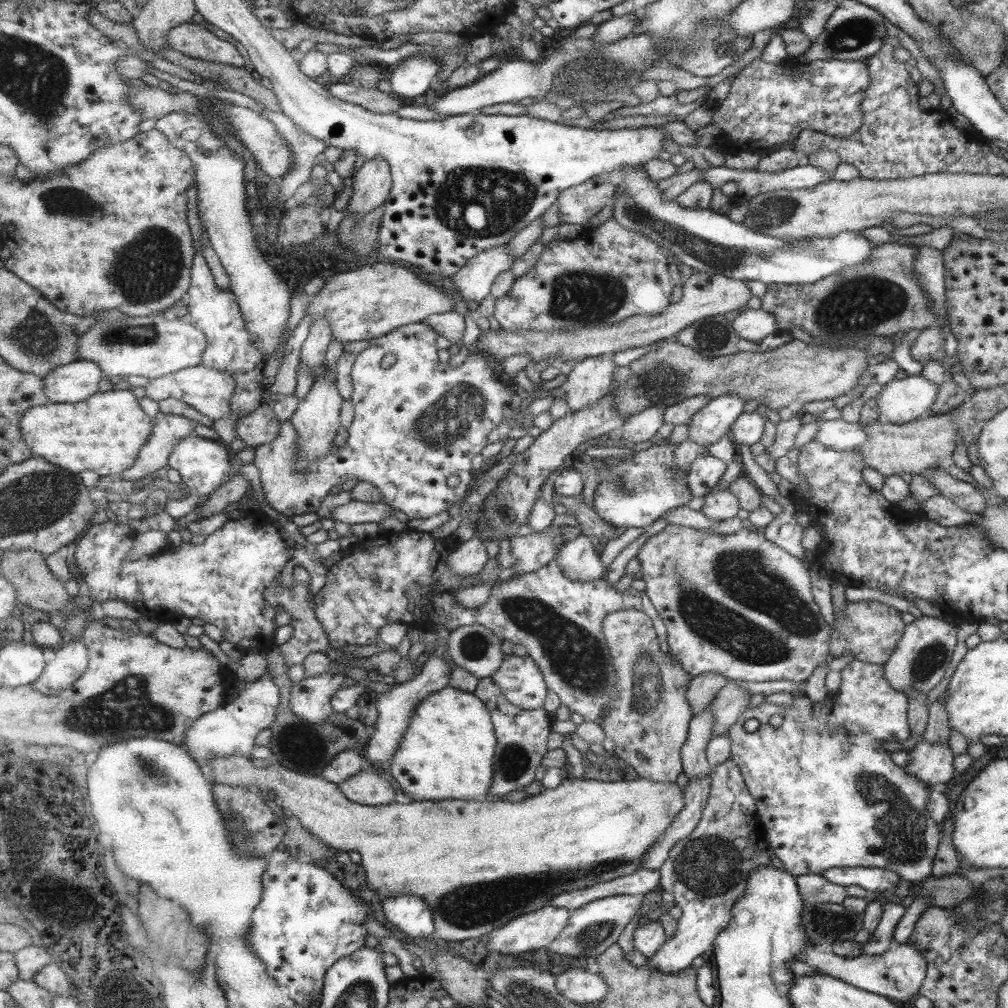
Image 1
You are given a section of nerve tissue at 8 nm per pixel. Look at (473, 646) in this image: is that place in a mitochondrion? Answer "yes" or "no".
yes

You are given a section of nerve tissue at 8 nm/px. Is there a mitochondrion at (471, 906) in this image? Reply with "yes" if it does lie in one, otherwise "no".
yes

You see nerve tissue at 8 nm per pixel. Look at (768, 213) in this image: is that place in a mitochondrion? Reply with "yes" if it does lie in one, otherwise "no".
yes

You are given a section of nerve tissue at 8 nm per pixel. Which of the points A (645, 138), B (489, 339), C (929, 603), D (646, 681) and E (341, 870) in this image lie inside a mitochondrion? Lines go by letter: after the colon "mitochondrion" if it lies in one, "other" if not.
A: other
B: other
C: other
D: mitochondrion
E: other

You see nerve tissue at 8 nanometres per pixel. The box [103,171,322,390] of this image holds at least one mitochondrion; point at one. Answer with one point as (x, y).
(145, 271)

